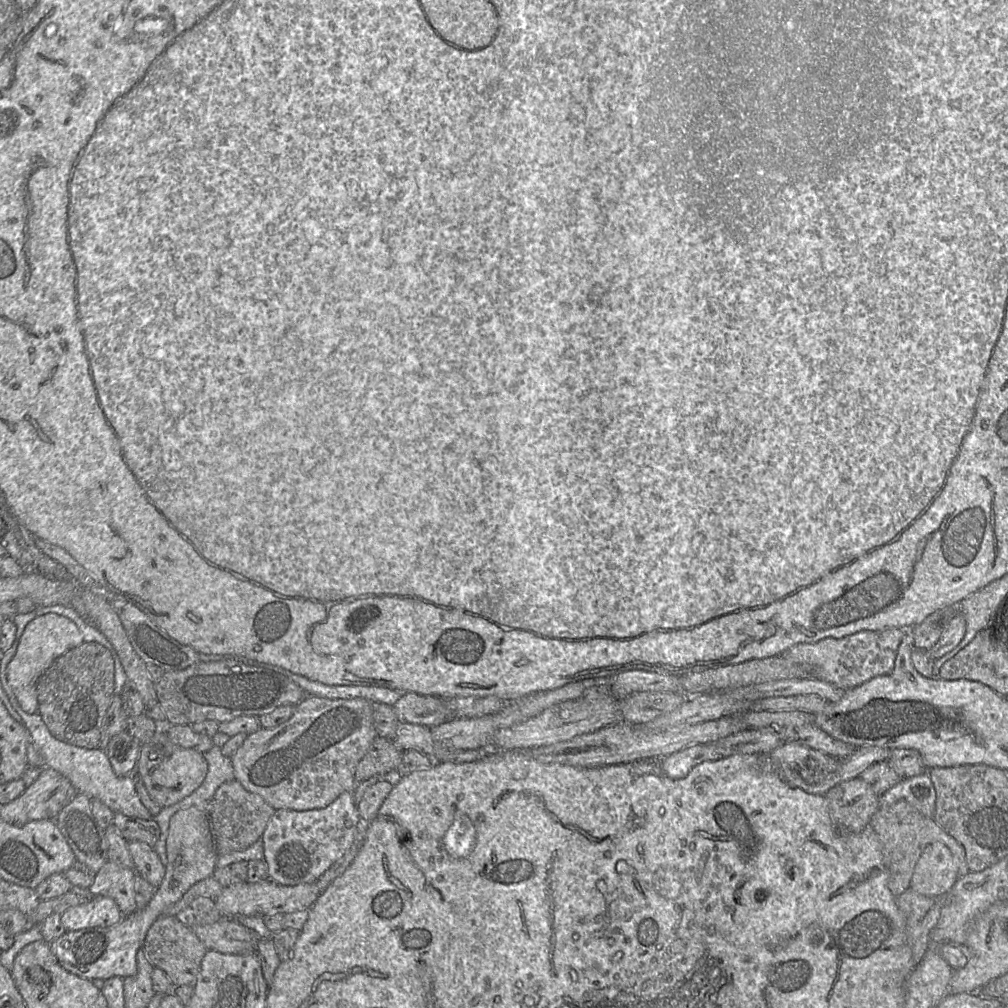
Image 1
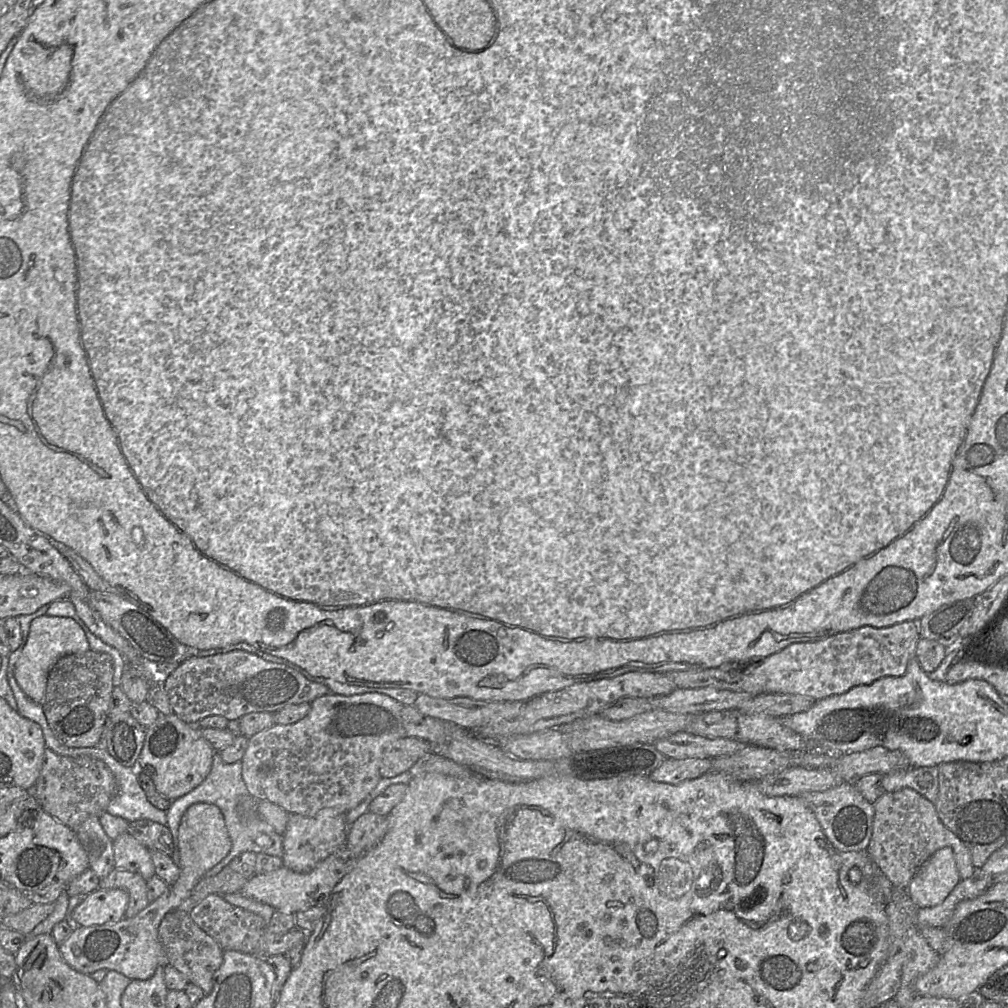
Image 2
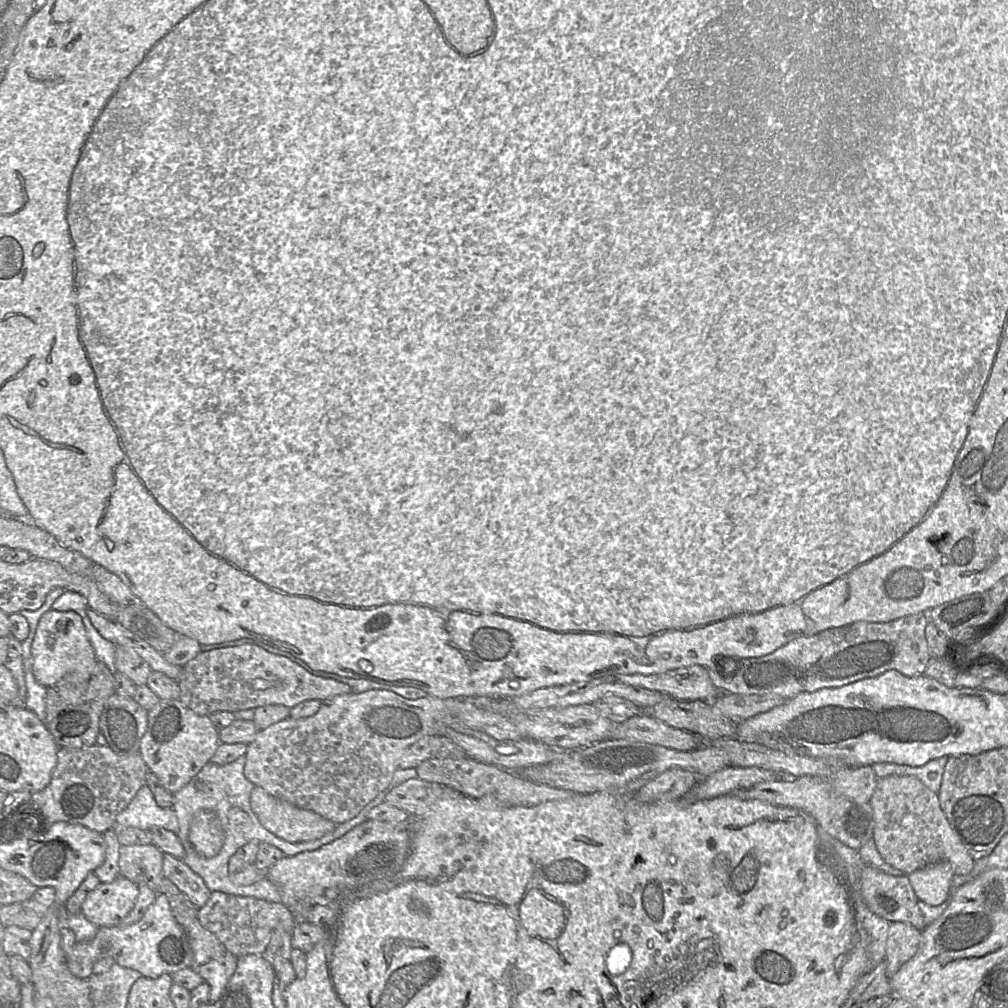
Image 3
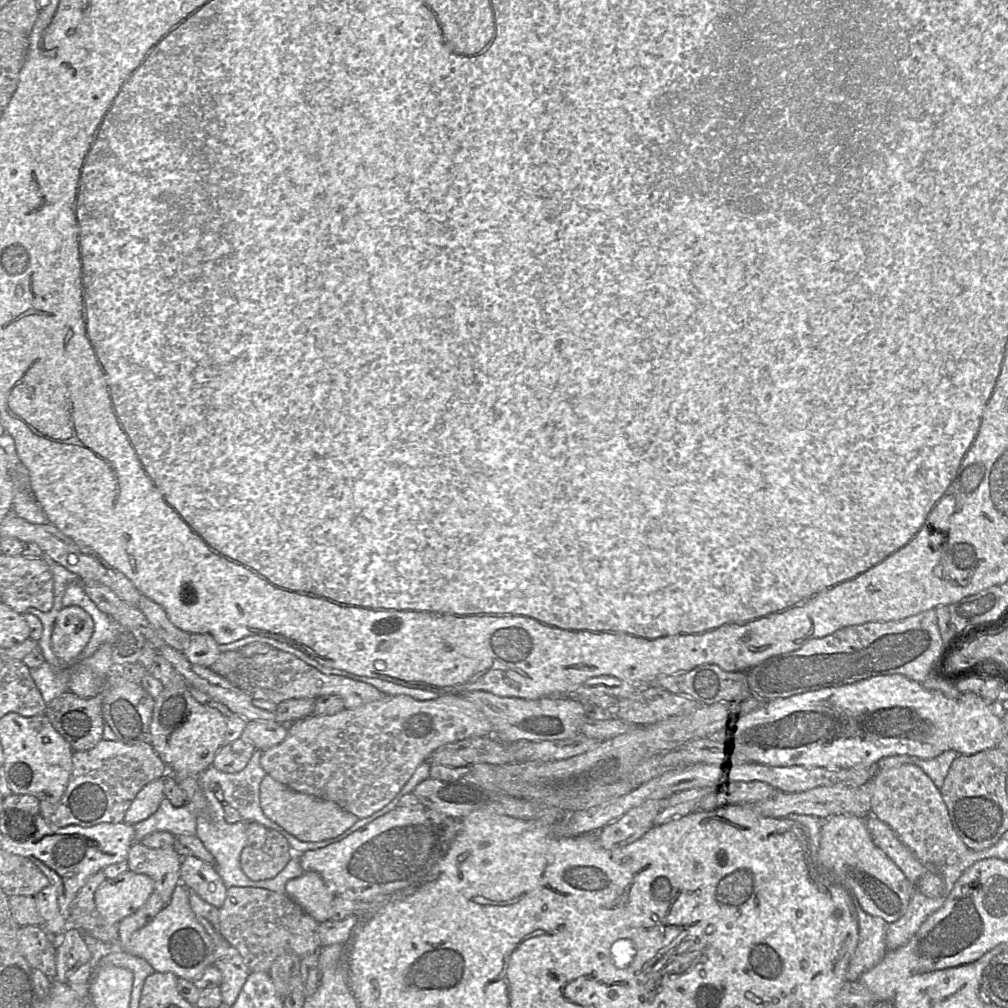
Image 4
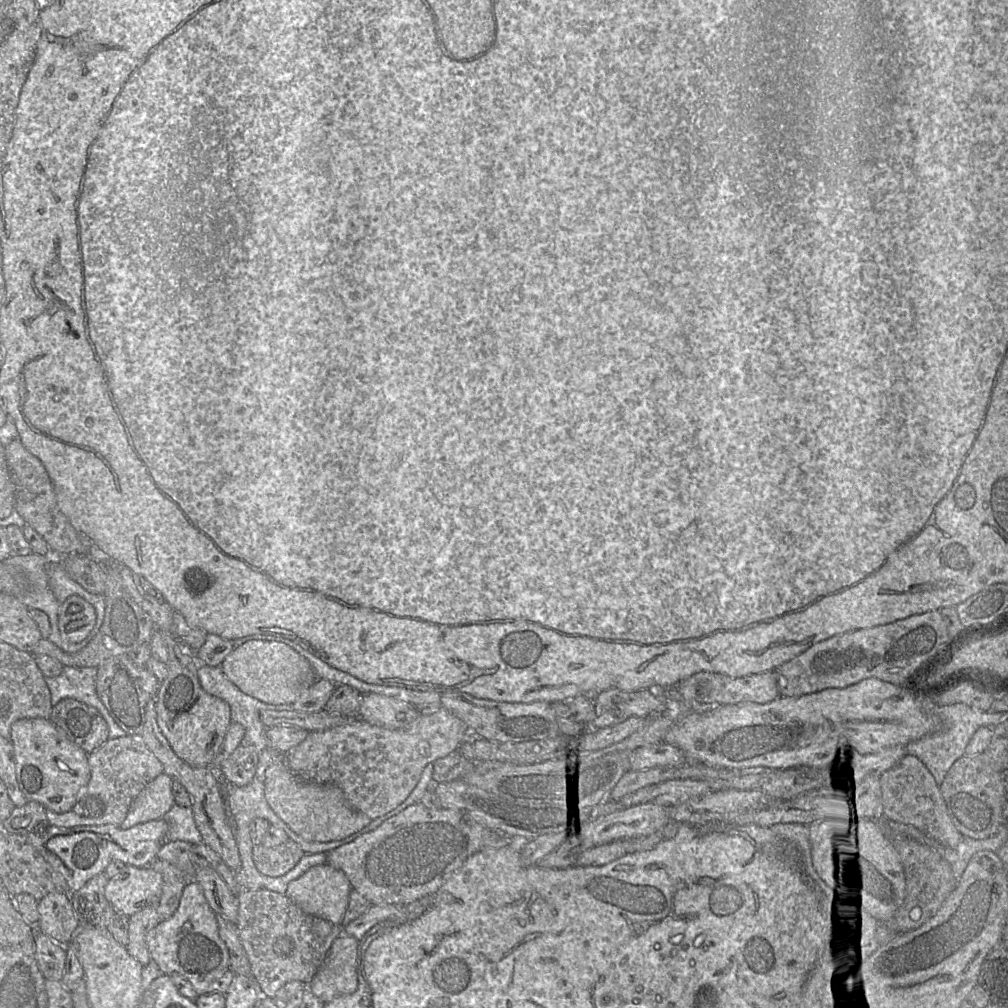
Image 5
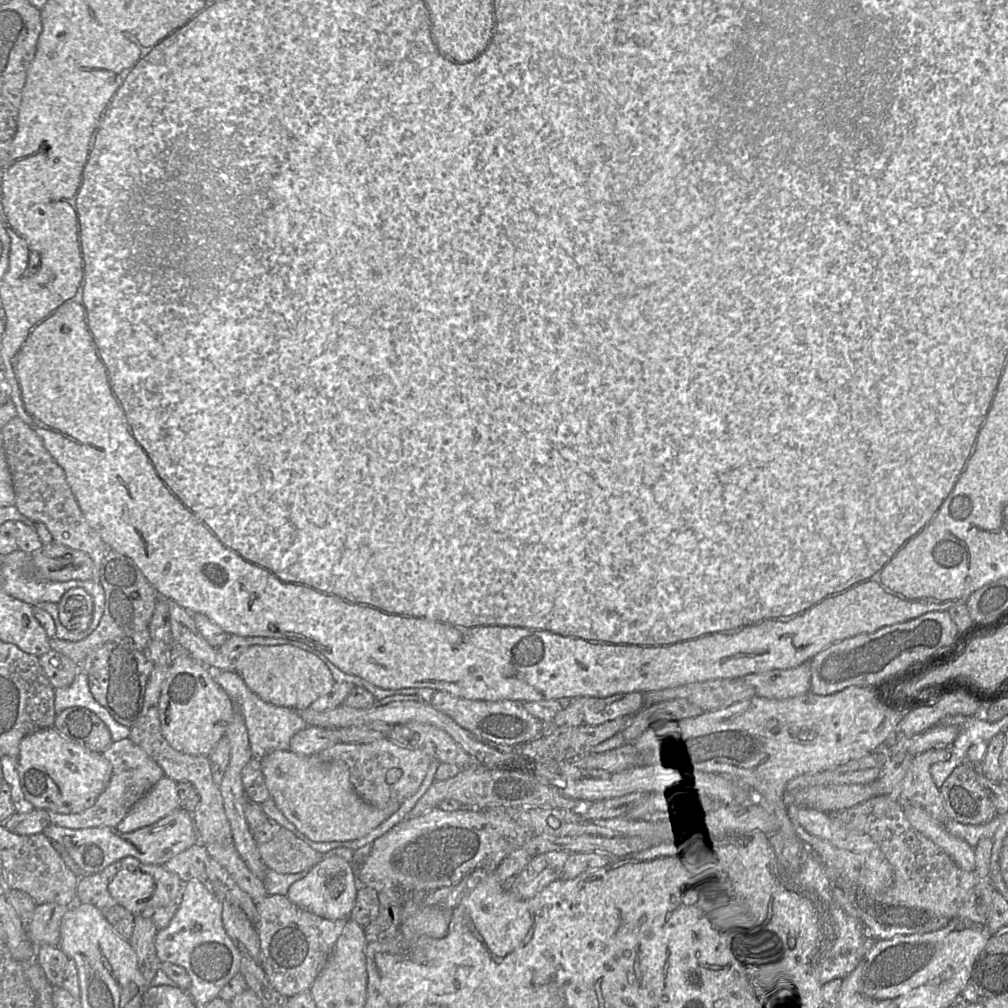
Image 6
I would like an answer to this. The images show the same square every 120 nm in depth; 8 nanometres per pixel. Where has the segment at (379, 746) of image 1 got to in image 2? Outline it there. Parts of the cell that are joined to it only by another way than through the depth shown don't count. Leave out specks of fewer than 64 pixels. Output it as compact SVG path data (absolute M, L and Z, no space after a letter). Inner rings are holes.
M404 737L391 743L383 752L379 772L381 777L394 777L409 769L425 754L433 751L433 746L426 740L418 737Z

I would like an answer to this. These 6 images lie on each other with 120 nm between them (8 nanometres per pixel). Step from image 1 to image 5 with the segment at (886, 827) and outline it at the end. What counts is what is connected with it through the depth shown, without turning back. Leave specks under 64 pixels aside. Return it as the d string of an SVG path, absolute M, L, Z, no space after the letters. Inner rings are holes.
M905 755L894 767L878 779L885 819L894 823L911 825L933 840L955 849L962 841L962 835L955 828L940 788L931 772L917 757Z

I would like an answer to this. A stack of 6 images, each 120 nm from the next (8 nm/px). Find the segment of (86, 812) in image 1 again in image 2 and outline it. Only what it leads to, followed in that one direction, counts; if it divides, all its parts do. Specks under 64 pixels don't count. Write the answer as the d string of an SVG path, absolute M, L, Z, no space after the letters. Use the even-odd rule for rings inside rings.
M99 817L87 818L75 831L75 834L87 853L89 868L102 879L114 866L113 840L102 828Z

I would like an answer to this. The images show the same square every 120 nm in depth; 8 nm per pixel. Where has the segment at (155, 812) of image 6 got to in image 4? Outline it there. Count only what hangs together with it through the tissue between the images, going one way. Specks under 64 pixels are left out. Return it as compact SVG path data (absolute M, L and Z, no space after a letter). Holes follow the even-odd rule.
M156 779L145 785L136 795L124 816L124 823L135 825L154 814L165 798L163 783Z

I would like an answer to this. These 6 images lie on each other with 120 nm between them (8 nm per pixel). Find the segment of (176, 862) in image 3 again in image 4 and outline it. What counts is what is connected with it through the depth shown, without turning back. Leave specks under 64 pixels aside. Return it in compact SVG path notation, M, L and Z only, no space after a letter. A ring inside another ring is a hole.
M192 856L181 858L180 884L184 884L202 900L218 909L223 905L228 889L214 865Z

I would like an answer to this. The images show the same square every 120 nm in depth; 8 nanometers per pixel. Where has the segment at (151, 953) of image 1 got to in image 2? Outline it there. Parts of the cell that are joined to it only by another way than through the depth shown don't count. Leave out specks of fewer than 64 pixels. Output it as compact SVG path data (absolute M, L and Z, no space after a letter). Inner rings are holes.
M171 910L162 919L158 928L159 940L168 958L168 966L182 973L189 983L199 986L205 995L214 987L214 974L223 962L224 950L204 932L184 910Z

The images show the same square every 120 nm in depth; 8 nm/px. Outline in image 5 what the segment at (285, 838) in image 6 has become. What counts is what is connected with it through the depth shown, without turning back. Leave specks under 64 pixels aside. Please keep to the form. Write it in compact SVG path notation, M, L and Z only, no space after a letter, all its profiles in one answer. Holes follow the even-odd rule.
M289 839L276 846L252 846L252 858L257 870L266 876L280 877L293 869L305 855L299 844Z

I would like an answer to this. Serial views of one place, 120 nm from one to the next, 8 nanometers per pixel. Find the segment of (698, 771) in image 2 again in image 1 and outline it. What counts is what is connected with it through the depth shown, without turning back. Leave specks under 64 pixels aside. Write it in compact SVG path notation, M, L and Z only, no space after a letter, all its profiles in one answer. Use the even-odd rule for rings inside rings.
M713 744L693 745L663 758L661 769L671 779L682 779L698 764L723 758Z

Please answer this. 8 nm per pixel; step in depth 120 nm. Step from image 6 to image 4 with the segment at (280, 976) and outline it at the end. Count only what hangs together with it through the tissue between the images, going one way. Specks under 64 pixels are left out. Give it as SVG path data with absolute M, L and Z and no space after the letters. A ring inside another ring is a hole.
M229 887L219 908L218 931L237 949L251 972L268 973L275 959L284 954L303 957L317 953L322 948L319 924L286 894L261 888Z

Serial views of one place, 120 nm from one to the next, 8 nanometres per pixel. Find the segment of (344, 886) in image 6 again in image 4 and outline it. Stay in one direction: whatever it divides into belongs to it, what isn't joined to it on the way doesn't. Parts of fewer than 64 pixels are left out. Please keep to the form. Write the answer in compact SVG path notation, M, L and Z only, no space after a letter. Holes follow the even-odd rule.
M304 872L290 880L285 894L317 922L331 920L332 903L336 895L316 872Z

